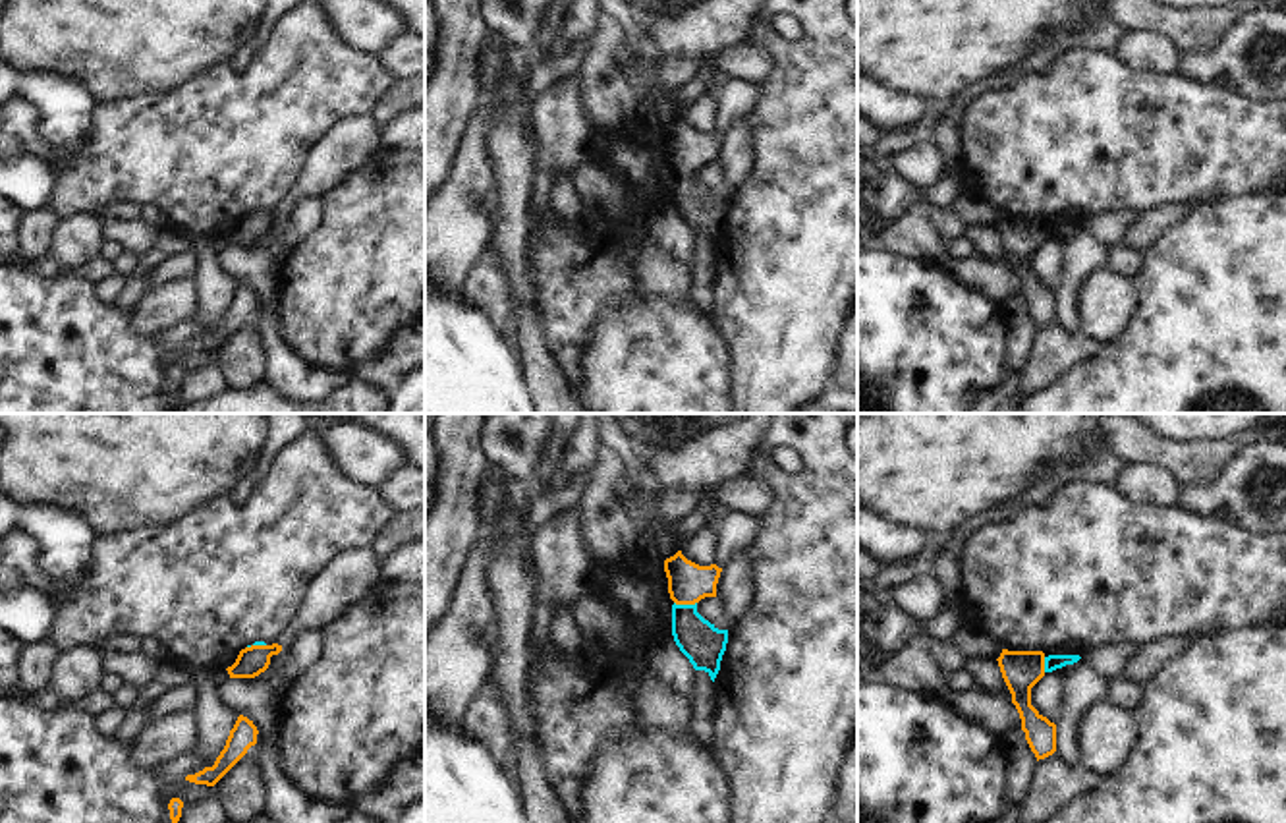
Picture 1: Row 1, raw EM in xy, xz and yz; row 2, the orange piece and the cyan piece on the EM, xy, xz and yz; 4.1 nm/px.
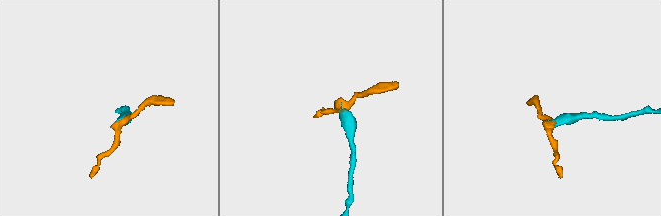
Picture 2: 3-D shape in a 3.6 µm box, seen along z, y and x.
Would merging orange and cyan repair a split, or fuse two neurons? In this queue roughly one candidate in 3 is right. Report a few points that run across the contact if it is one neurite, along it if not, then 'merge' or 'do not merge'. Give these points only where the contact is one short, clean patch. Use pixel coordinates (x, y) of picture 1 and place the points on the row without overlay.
xz (688, 149), (686, 170), (686, 190), (703, 211) | merge

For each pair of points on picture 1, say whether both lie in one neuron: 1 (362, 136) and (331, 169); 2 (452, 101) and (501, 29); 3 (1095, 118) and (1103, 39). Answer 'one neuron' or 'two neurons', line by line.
1: one neuron
2: two neurons
3: two neurons

